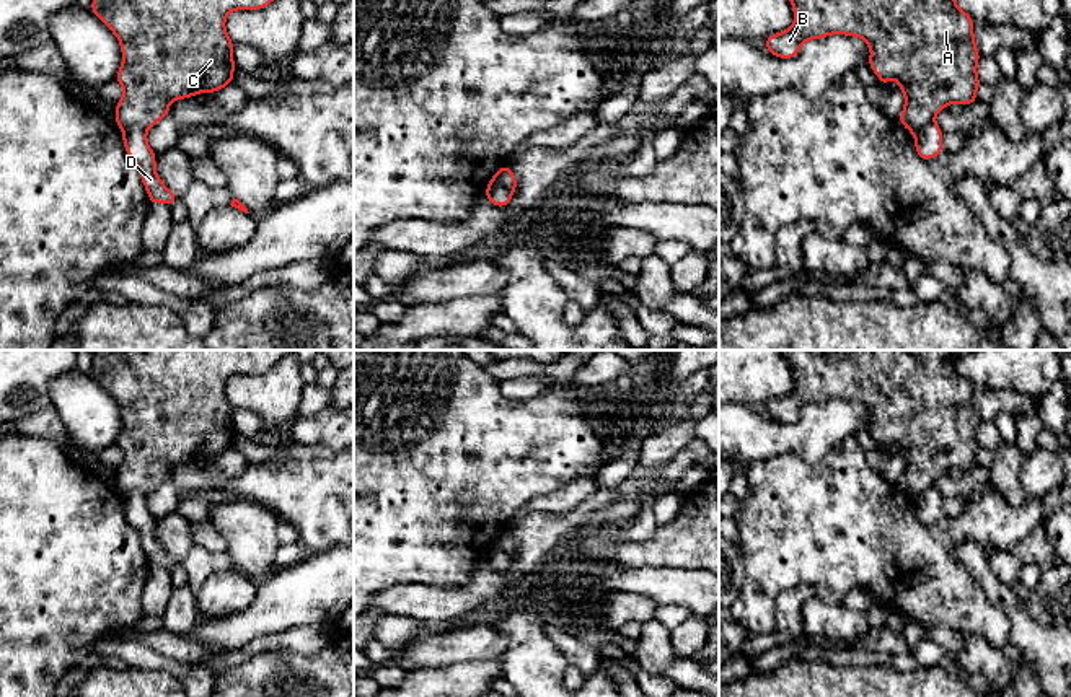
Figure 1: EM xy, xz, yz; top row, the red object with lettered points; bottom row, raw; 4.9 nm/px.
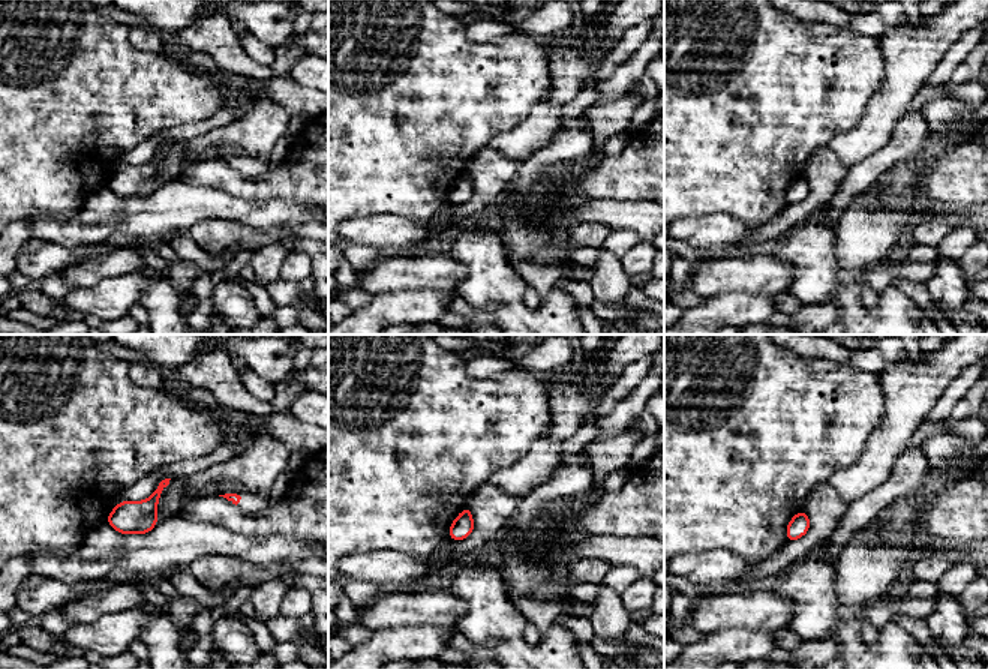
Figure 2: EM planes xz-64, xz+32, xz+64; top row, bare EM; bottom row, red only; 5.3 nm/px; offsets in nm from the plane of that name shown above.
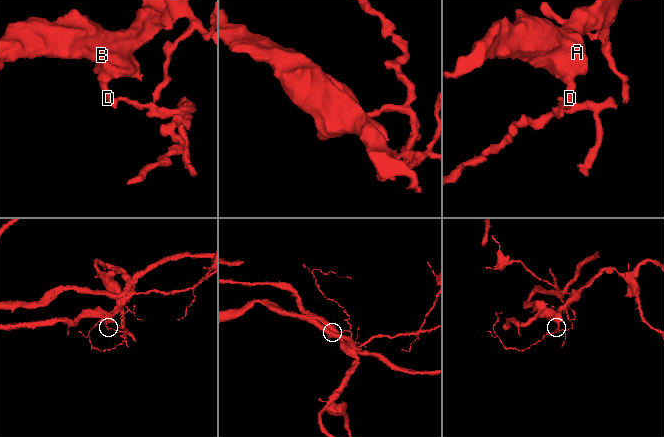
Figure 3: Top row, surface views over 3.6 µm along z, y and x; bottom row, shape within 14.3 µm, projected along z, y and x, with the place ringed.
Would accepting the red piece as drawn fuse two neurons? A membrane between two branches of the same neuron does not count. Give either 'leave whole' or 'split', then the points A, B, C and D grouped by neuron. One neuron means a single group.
split; groups A B C / D

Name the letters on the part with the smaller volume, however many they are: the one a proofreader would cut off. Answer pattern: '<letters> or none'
D

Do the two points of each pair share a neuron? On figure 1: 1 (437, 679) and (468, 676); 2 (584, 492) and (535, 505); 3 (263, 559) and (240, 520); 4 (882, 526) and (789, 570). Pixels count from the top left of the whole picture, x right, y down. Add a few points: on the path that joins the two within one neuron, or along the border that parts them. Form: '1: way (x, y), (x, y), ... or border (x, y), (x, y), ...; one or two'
1: way (445, 679), (460, 679); one
2: way (572, 494), (559, 504), (546, 504); one
3: way (253, 549), (250, 530); one
4: way (859, 526), (835, 526), (812, 547); one

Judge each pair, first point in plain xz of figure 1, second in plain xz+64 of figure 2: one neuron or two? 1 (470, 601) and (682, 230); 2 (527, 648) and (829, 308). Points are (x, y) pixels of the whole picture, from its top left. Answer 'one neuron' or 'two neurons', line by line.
1: one neuron
2: two neurons

